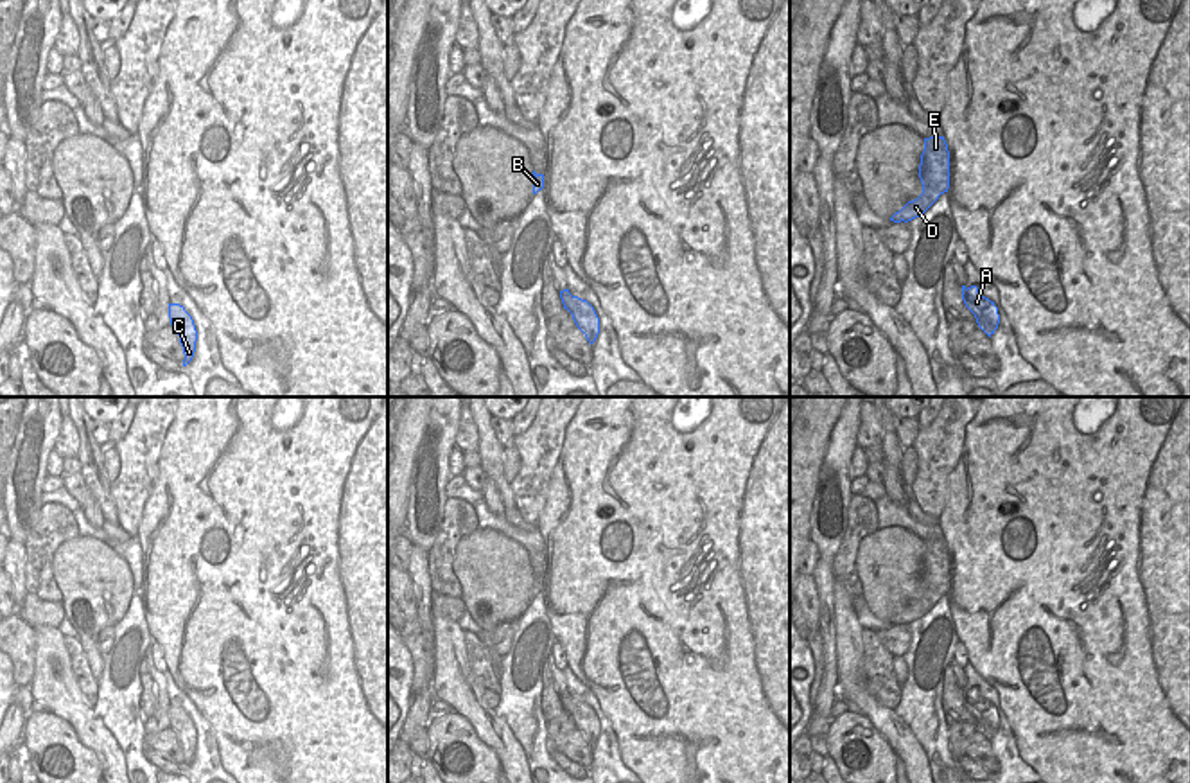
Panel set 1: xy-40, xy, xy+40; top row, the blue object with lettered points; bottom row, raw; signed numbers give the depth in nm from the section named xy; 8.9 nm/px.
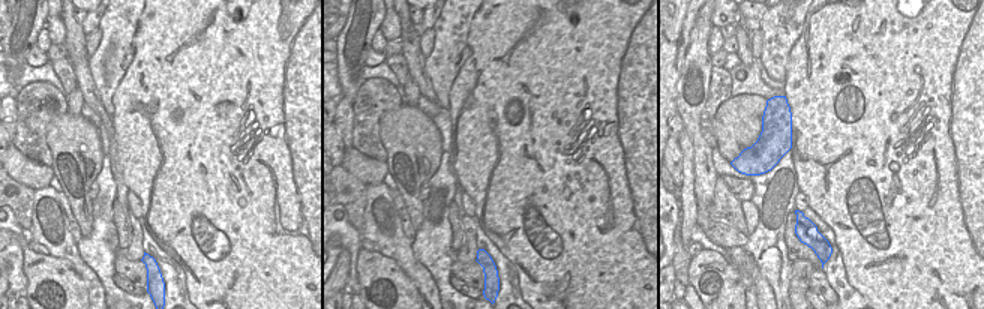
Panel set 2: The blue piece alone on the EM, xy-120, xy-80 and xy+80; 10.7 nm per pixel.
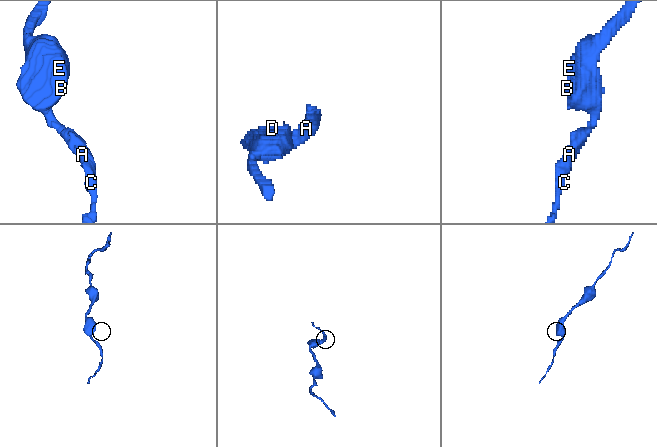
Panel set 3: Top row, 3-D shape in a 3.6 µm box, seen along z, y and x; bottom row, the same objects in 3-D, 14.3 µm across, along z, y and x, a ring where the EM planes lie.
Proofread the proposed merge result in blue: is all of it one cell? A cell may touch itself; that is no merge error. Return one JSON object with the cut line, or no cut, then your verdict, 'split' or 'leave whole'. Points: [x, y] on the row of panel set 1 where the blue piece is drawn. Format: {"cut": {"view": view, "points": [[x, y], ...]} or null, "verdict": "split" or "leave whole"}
{"cut": null, "verdict": "leave whole"}

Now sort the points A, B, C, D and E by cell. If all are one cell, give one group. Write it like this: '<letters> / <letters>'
A B C D E

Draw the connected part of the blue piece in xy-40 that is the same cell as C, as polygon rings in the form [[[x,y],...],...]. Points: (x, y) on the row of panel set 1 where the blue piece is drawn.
[[[169,304],[171,325],[178,330],[179,343],[183,347],[183,366],[187,366],[196,352],[197,330],[192,316],[179,304]]]

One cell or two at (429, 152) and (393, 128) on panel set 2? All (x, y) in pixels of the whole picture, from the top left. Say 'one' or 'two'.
one

